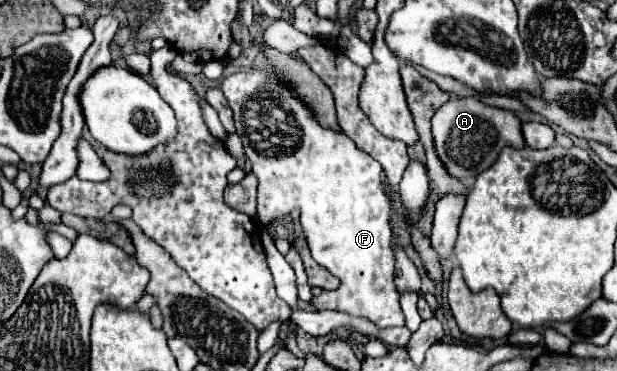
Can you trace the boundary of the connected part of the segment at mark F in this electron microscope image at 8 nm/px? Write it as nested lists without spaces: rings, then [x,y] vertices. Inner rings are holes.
[[[251,68],[249,72],[237,72],[237,74],[231,74],[229,78],[225,78],[221,82],[221,90],[225,94],[225,98],[229,100],[229,106],[233,110],[233,120],[235,120],[235,128],[237,128],[237,134],[241,136],[243,140],[243,146],[245,146],[245,154],[251,162],[251,172],[257,176],[259,180],[259,186],[257,186],[257,216],[259,220],[267,226],[269,222],[277,220],[277,218],[285,218],[289,216],[295,208],[299,208],[301,212],[301,226],[305,230],[305,240],[309,244],[309,250],[311,250],[311,256],[317,264],[321,264],[323,268],[327,268],[333,276],[337,276],[341,280],[339,288],[333,290],[333,292],[323,292],[321,296],[313,298],[313,306],[317,310],[341,310],[341,312],[349,312],[353,316],[365,316],[369,318],[371,322],[375,322],[377,326],[385,328],[385,326],[403,326],[405,324],[405,318],[403,318],[403,310],[401,310],[401,304],[399,304],[399,294],[395,292],[395,284],[393,284],[393,278],[395,278],[395,256],[393,256],[393,248],[391,248],[391,228],[389,228],[389,198],[385,196],[381,184],[383,184],[383,168],[377,160],[373,160],[369,154],[361,152],[357,148],[357,144],[347,138],[343,132],[337,132],[333,128],[323,128],[321,124],[317,124],[317,116],[313,116],[313,108],[309,108],[307,104],[301,104],[301,100],[297,100],[297,96],[293,96],[293,86],[291,84],[281,84],[279,80],[273,80],[273,72],[269,72],[269,68]]]

